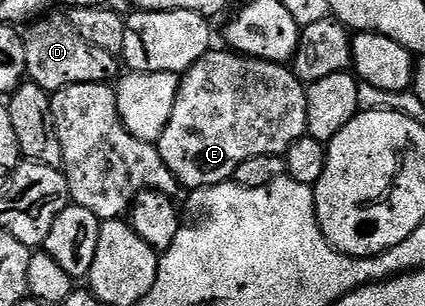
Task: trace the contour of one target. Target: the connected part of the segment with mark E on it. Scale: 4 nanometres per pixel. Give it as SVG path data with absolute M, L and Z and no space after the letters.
M209 51L182 74L168 125L157 140L165 167L187 191L232 180L246 160L286 154L287 148L307 131L307 90L286 64L256 61L234 51L215 52Z

